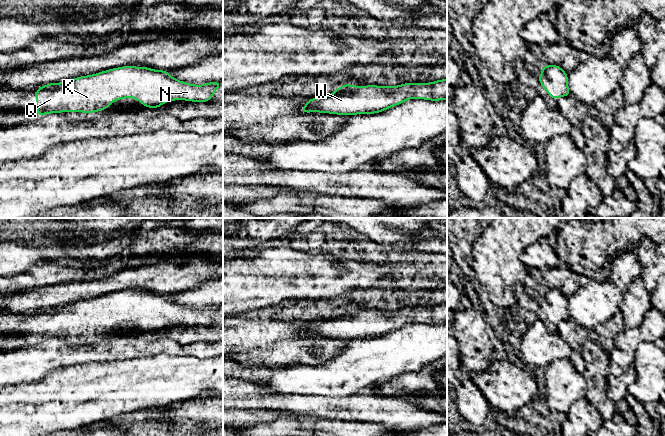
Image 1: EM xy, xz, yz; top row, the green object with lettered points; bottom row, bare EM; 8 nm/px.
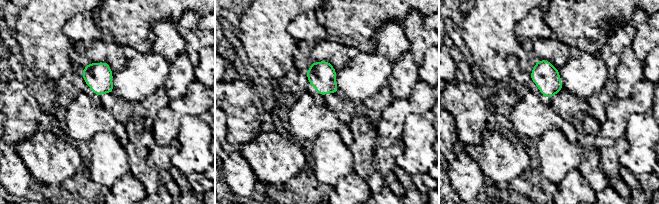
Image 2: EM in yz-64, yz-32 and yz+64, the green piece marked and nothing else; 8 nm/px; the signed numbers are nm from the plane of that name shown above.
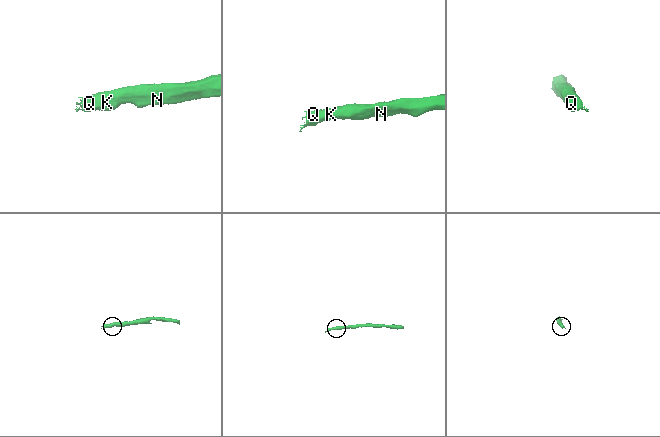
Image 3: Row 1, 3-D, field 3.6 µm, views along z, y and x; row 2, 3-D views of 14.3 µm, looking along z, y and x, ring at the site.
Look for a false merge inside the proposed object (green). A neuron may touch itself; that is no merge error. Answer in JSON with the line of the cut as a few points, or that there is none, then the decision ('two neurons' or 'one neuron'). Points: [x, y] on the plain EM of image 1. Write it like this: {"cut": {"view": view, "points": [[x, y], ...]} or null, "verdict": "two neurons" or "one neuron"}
{"cut": null, "verdict": "one neuron"}

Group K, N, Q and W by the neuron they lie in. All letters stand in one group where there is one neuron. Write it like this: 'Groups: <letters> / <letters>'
Groups: K N Q W

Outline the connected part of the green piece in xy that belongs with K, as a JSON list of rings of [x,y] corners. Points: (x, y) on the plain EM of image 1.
[[[127,289],[37,312],[36,335],[39,341],[61,336],[90,338],[125,322],[134,322],[148,332],[178,323],[207,326],[221,309],[185,307],[171,301],[169,295]]]

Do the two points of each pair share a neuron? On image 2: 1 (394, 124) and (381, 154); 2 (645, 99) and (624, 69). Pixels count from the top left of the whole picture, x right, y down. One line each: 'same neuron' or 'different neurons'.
1: different neurons
2: different neurons

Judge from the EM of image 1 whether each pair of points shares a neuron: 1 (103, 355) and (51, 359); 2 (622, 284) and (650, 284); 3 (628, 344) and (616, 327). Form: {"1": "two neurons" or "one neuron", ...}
{"1": "one neuron", "2": "two neurons", "3": "two neurons"}

